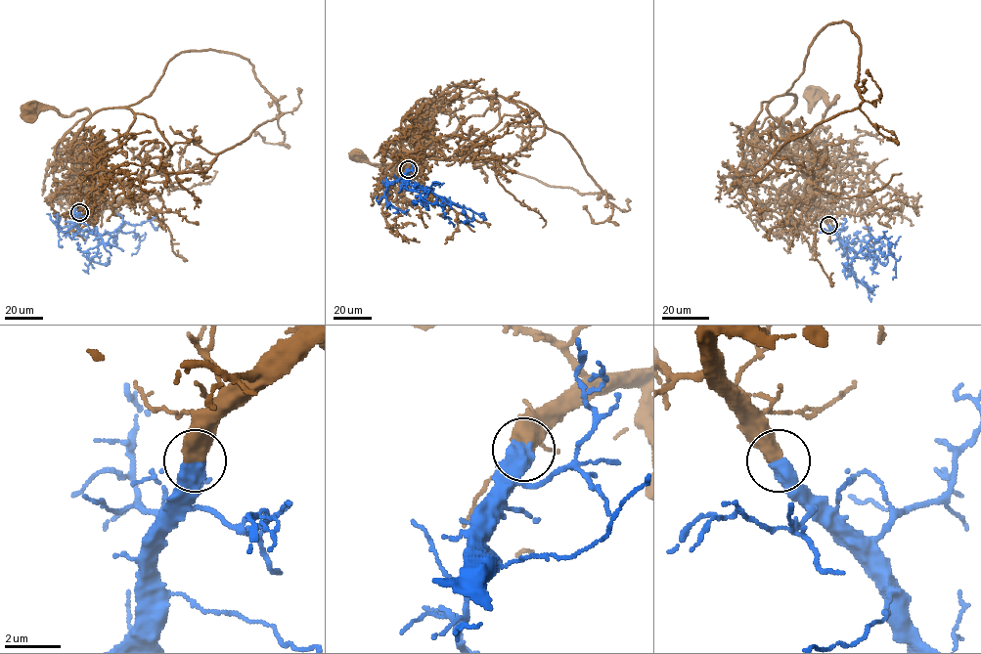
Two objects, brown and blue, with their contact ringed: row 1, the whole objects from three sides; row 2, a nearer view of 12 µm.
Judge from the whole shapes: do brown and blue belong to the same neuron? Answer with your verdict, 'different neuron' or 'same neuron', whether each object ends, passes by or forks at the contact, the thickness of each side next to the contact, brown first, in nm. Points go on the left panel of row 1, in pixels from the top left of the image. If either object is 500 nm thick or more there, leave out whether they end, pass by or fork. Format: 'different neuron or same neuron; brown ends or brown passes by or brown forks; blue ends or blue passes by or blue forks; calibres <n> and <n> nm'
same neuron; calibres 600 and 600 nm

